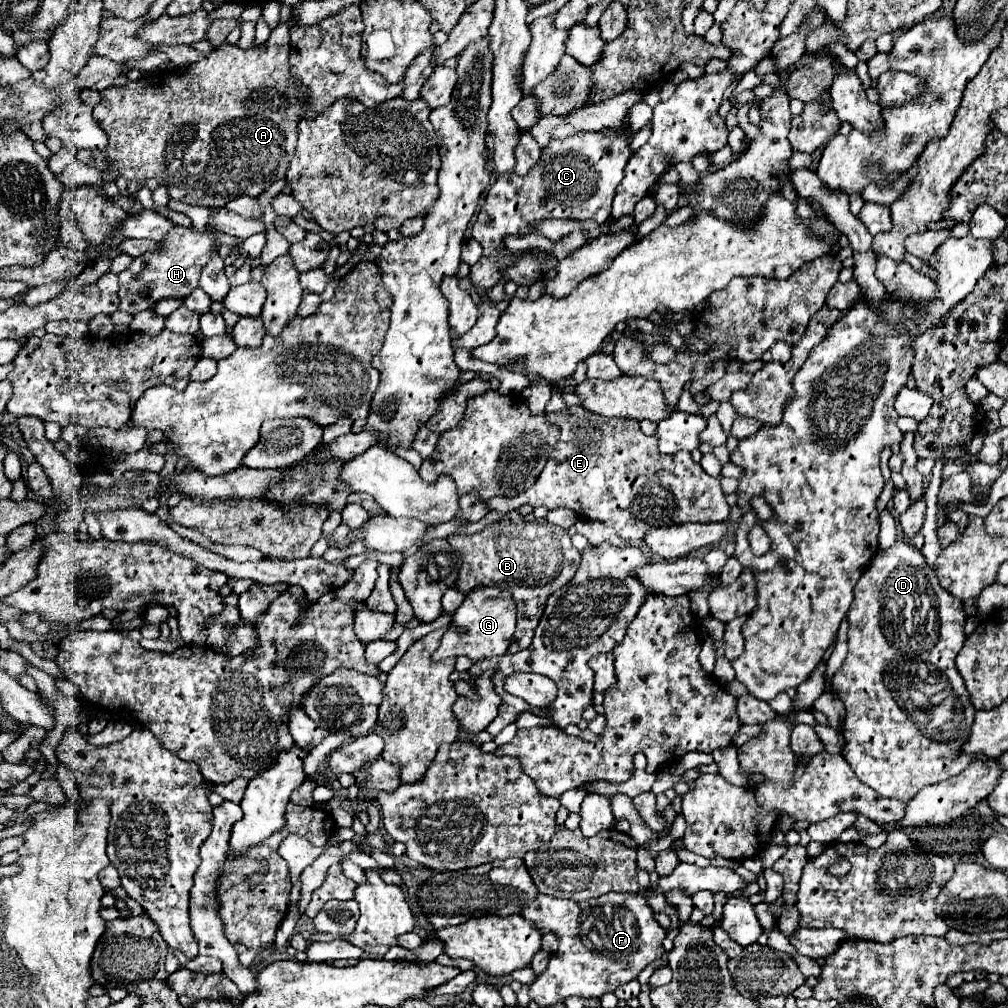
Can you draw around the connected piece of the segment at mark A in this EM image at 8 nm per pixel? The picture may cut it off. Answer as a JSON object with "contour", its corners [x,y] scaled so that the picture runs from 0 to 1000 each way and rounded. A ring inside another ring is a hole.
{"contour":[[[276,24],[260,50],[241,50],[234,44],[220,44],[218,48],[210,50],[210,54],[206,54],[206,58],[202,58],[200,62],[194,62],[194,63],[188,63],[183,67],[175,67],[169,71],[161,71],[161,73],[151,73],[151,77],[139,77],[135,81],[127,81],[121,87],[109,85],[99,91],[101,101],[97,105],[93,105],[93,117],[105,129],[107,145],[101,151],[79,149],[77,157],[87,165],[95,165],[97,169],[103,169],[105,159],[109,159],[111,161],[109,173],[101,173],[101,177],[107,181],[113,181],[119,173],[125,175],[127,181],[141,181],[141,179],[153,177],[153,179],[157,179],[157,183],[167,187],[169,196],[181,198],[190,204],[222,204],[224,200],[228,200],[236,194],[252,194],[254,196],[270,181],[280,179],[284,175],[284,167],[288,165],[288,159],[292,157],[292,147],[294,147],[294,139],[296,139],[296,121],[300,119],[300,109],[308,105],[306,87],[298,83],[298,89],[296,89],[296,79],[292,79],[292,73],[288,71],[288,67],[290,67],[290,63],[288,63],[288,34],[286,34],[284,24]]]}

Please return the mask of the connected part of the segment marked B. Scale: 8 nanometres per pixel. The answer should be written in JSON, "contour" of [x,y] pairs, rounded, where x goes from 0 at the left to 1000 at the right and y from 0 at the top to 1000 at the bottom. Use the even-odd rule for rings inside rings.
{"contour":[[[512,506],[502,510],[496,518],[482,522],[478,528],[464,532],[444,532],[448,544],[458,550],[458,563],[452,575],[456,587],[468,585],[474,579],[504,585],[510,593],[514,619],[508,631],[504,649],[522,645],[528,639],[530,625],[540,607],[540,599],[548,587],[565,577],[575,560],[575,548],[567,542],[565,532],[560,524],[546,520],[542,514],[532,514],[530,510],[516,512]]]}

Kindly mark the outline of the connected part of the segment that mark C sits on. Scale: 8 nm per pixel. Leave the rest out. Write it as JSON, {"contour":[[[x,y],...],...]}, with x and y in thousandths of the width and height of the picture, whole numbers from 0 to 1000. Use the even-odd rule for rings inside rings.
{"contour":[[[599,129],[599,131],[575,131],[573,135],[565,135],[560,139],[548,139],[534,159],[534,163],[524,171],[524,175],[496,175],[488,187],[484,188],[484,194],[480,196],[480,202],[474,210],[474,216],[468,224],[468,236],[474,238],[480,246],[480,250],[488,250],[490,246],[498,244],[498,236],[504,232],[524,232],[524,224],[530,218],[536,216],[573,216],[573,218],[589,218],[593,222],[599,222],[605,216],[607,198],[611,192],[613,183],[619,177],[619,165],[621,159],[627,155],[623,147],[623,139],[615,135],[613,129]]]}

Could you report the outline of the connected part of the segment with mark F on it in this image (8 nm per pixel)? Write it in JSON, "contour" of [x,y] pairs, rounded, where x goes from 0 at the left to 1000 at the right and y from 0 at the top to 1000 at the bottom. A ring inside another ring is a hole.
{"contour":[[[536,887],[530,897],[522,899],[518,909],[536,925],[550,925],[556,929],[556,940],[548,946],[544,960],[526,976],[526,990],[534,998],[550,998],[560,994],[563,988],[579,988],[579,990],[595,990],[600,985],[609,984],[615,977],[629,972],[643,956],[647,956],[655,946],[659,946],[657,933],[661,931],[661,923],[651,915],[647,901],[643,899],[641,891],[633,887],[599,887],[595,891],[587,891],[581,895],[569,893],[556,893],[542,887]]]}

